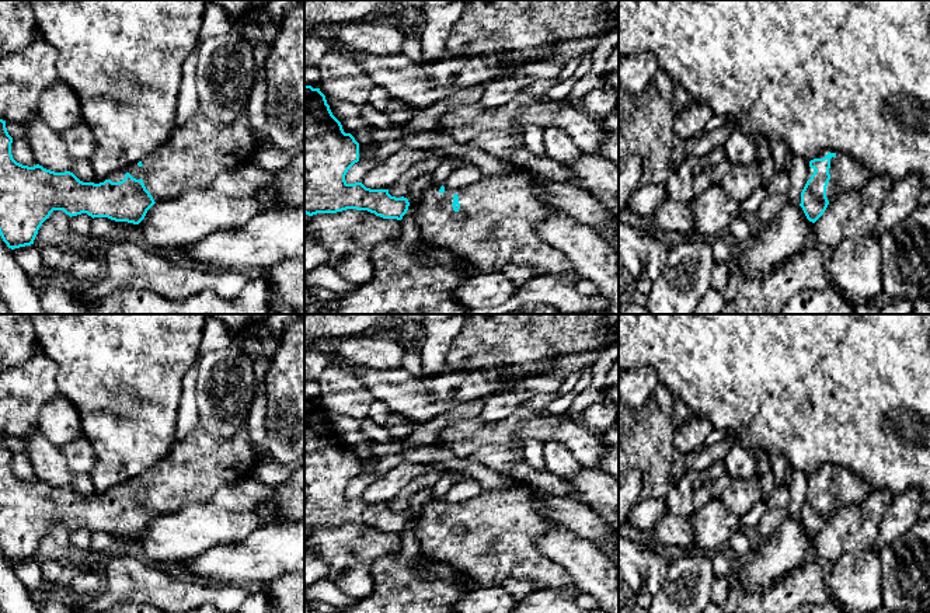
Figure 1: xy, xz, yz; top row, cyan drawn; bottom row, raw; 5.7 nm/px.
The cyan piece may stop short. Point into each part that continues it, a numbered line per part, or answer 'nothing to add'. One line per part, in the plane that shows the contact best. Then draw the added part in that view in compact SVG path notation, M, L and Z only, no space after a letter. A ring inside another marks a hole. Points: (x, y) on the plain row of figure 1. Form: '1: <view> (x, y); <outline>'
1: xy (198, 465); M247 421L237 433L227 439L212 438L203 426L198 424L191 433L177 436L168 454L140 474L142 481L139 481L137 477L130 478L128 483L112 487L105 494L119 497L125 492L125 488L129 487L133 492L143 494L154 516L168 515L188 504L210 501L219 488L231 485L241 478L250 478L258 462L260 459L250 438ZM94 492L91 497L100 498L105 494Z

